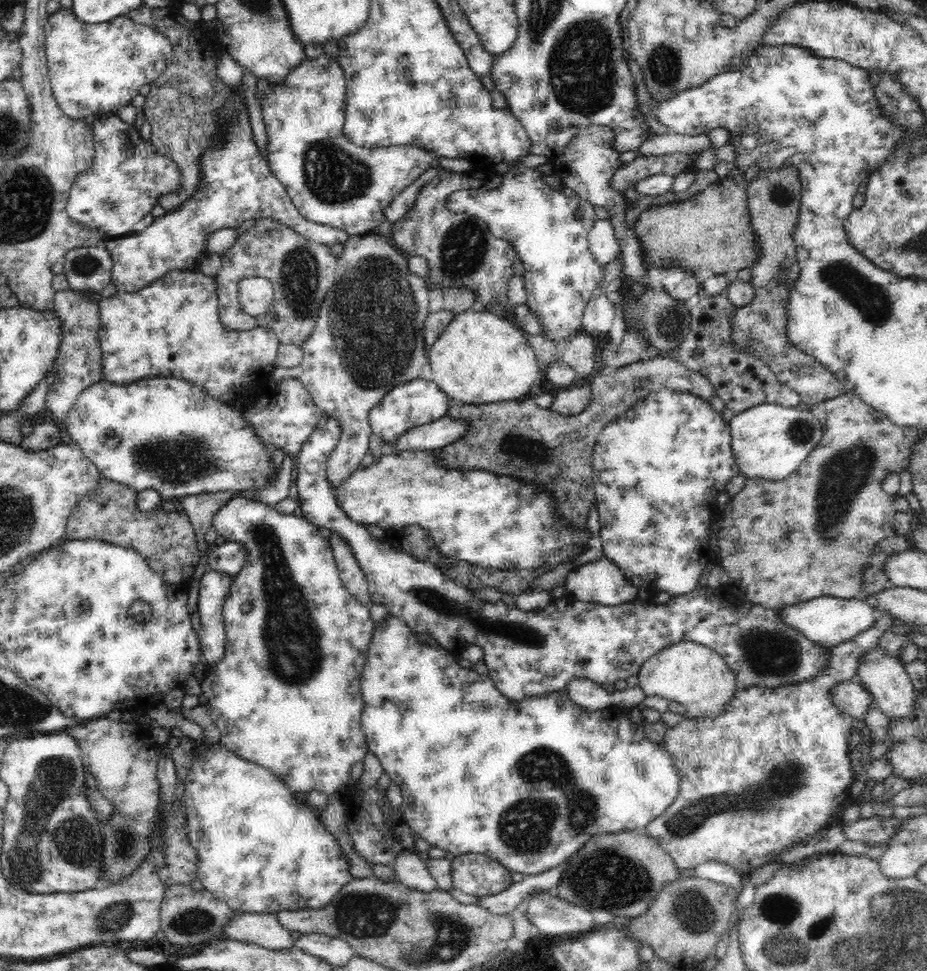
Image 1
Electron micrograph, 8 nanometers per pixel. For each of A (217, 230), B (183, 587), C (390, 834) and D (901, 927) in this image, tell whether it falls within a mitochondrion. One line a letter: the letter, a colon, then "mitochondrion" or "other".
A: other
B: other
C: other
D: mitochondrion

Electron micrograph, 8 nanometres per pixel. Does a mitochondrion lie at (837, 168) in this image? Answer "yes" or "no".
no

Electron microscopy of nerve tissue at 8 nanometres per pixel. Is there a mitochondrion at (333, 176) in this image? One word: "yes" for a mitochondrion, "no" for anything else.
yes

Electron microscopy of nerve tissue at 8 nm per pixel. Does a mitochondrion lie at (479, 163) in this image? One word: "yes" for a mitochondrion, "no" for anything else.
no

